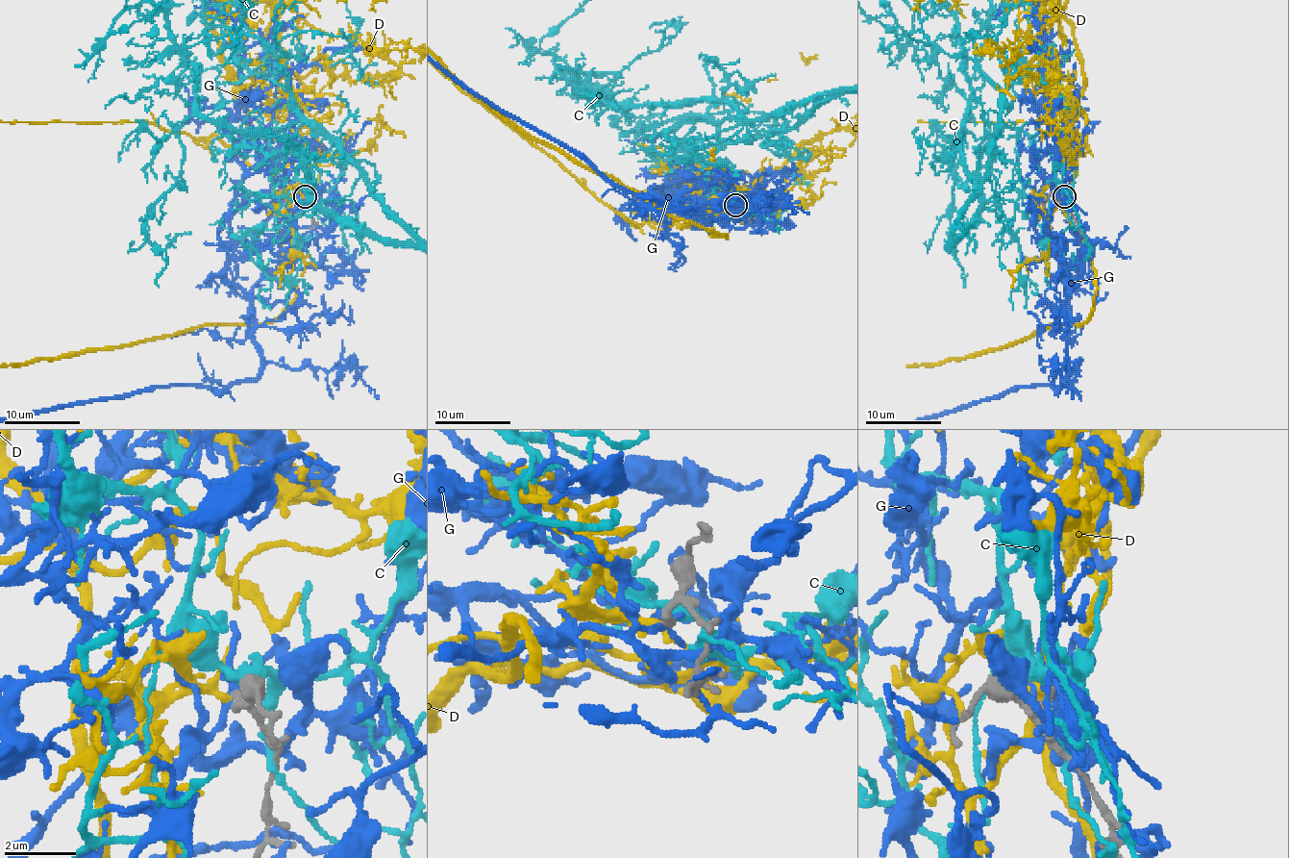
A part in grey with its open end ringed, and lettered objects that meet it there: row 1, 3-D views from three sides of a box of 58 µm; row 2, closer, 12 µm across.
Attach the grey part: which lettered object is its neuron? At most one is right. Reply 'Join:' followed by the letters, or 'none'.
Join: D

